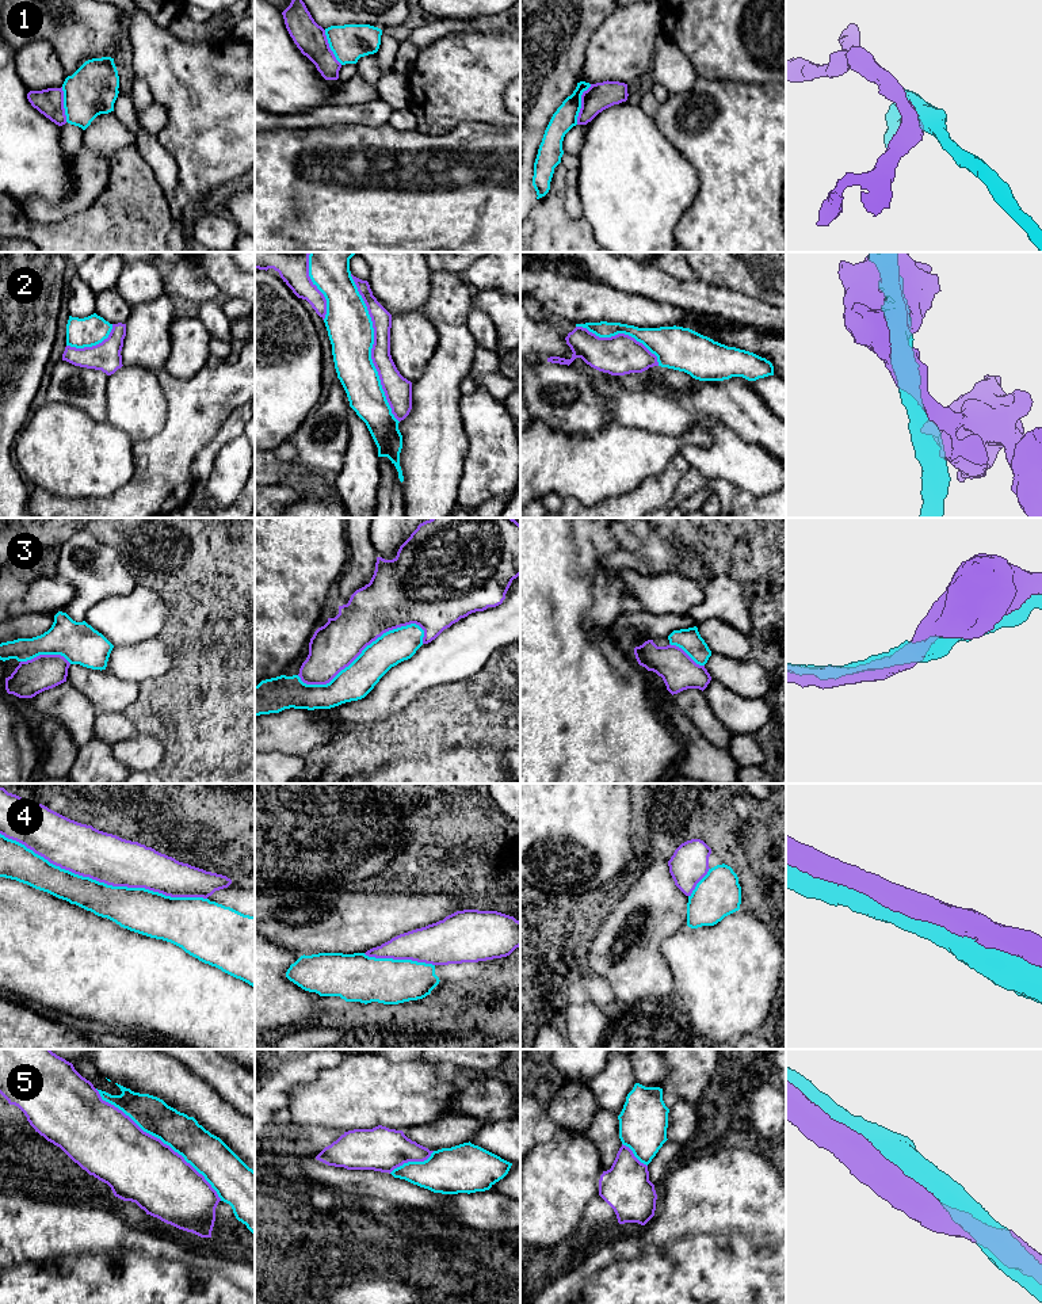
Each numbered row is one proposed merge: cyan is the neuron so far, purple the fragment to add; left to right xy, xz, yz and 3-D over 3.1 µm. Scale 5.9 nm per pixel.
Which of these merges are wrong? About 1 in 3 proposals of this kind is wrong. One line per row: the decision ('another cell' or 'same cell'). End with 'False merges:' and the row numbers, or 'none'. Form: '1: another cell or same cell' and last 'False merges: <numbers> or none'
1: same cell
2: same cell
3: same cell
4: same cell
5: same cell
False merges: none

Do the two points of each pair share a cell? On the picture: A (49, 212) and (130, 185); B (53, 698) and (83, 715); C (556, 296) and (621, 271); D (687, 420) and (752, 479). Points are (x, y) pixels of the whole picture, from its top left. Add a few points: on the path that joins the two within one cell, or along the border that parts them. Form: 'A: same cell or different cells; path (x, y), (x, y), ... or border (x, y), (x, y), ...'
A: different cells; border (110, 166), (107, 186), (90, 206), (72, 214)
B: same cell; path (60, 702), (64, 702), (76, 713)
C: different cells; border (592, 279), (625, 293)
D: same cell; path (706, 422), (724, 437), (728, 450), (737, 460)

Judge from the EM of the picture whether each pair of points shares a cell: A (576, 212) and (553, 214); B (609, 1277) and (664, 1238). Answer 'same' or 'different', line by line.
A: different
B: same

